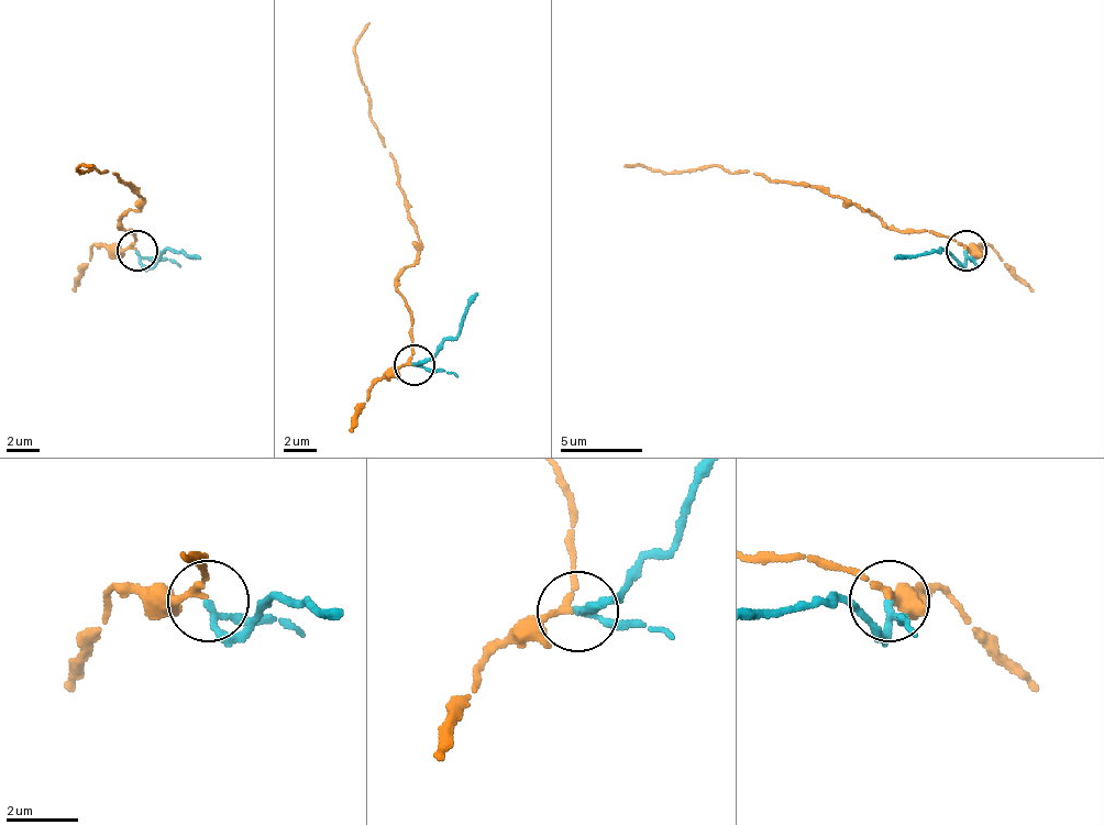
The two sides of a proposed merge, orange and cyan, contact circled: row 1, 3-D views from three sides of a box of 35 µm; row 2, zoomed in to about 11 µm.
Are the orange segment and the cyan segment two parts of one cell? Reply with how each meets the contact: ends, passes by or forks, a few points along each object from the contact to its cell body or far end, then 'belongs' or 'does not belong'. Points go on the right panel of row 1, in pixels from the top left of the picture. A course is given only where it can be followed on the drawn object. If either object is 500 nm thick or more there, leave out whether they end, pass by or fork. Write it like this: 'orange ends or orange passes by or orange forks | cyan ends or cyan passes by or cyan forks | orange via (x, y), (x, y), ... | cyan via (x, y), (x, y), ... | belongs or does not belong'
orange passes by | cyan passes by | orange via (964, 248), (945, 235), (883, 223), (862, 207), (814, 186), (769, 183), (719, 166), (653, 169), (625, 166) | cyan via (964, 252), (960, 264), (931, 252), (895, 260) | does not belong

